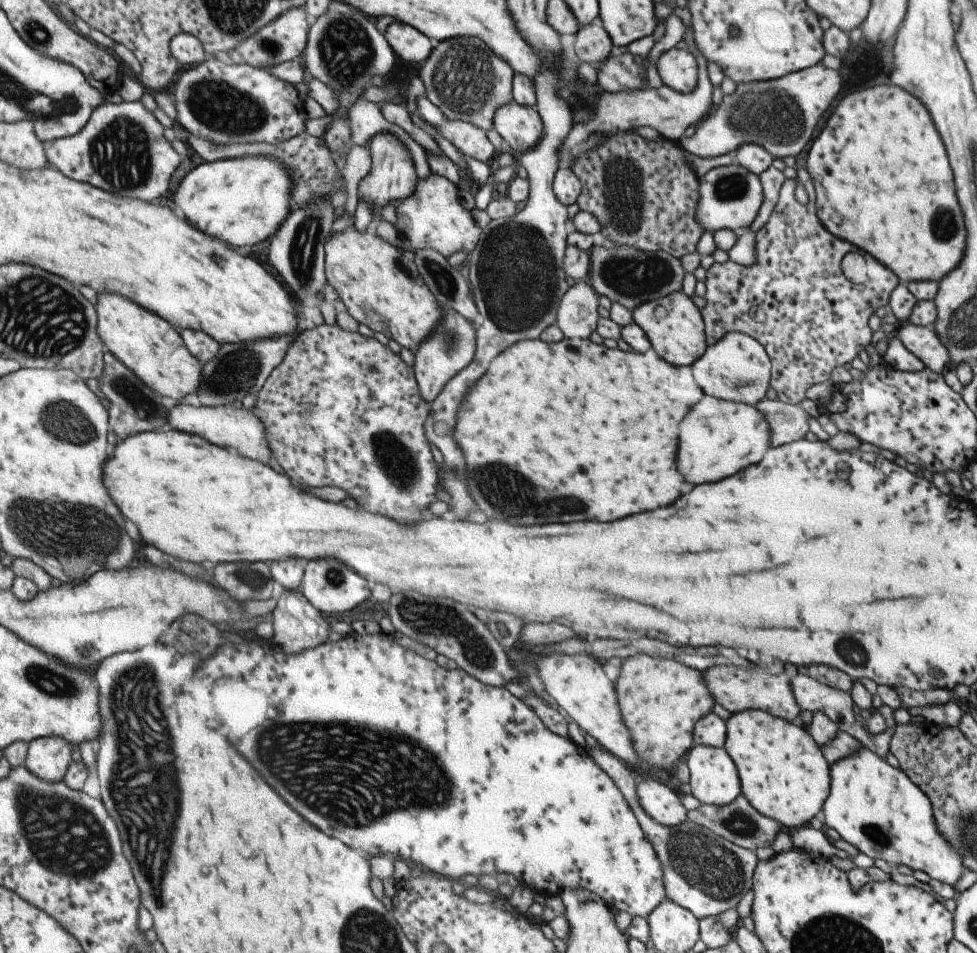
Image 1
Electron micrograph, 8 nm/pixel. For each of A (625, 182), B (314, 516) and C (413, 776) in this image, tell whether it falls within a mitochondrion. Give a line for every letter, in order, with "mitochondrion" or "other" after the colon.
A: mitochondrion
B: other
C: mitochondrion

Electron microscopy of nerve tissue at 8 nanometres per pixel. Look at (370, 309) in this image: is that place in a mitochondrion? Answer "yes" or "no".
yes

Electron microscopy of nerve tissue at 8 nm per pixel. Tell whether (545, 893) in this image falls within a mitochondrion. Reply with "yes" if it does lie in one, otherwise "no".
no

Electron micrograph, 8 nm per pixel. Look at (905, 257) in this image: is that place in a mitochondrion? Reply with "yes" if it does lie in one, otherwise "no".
no

